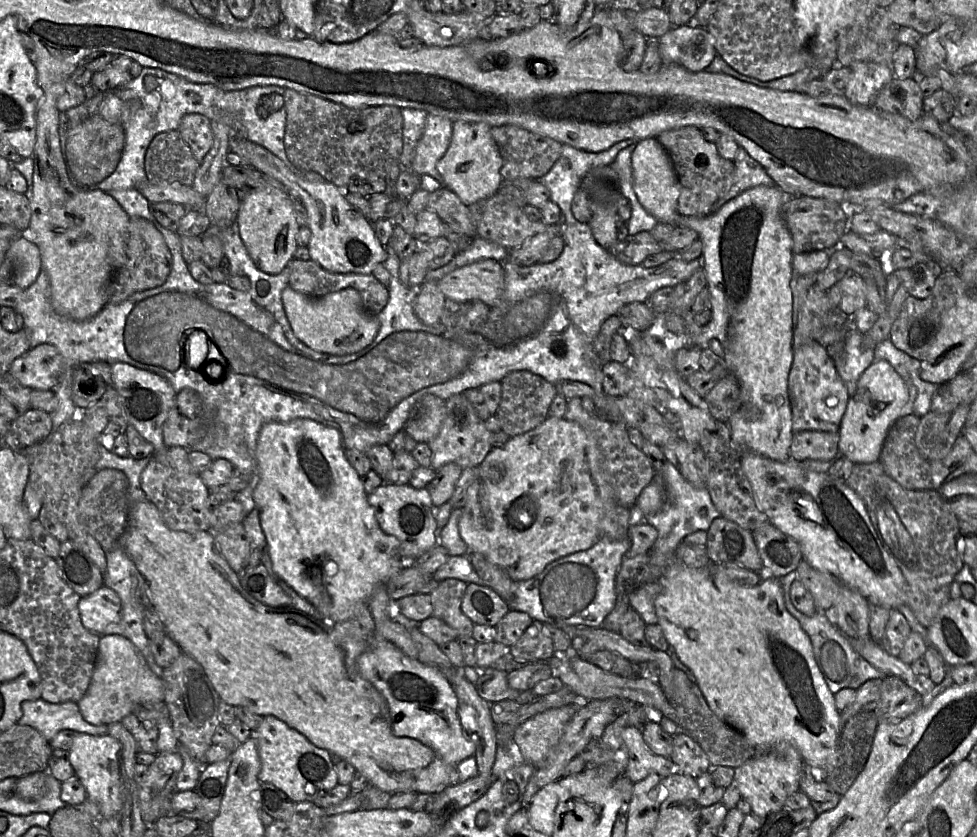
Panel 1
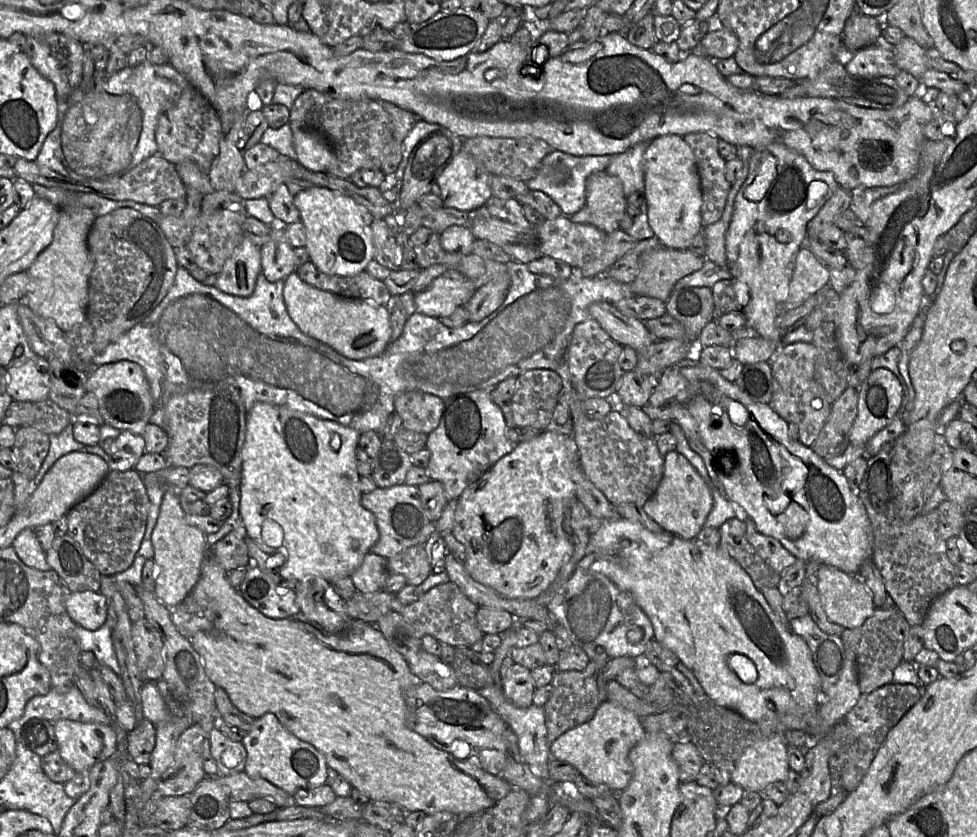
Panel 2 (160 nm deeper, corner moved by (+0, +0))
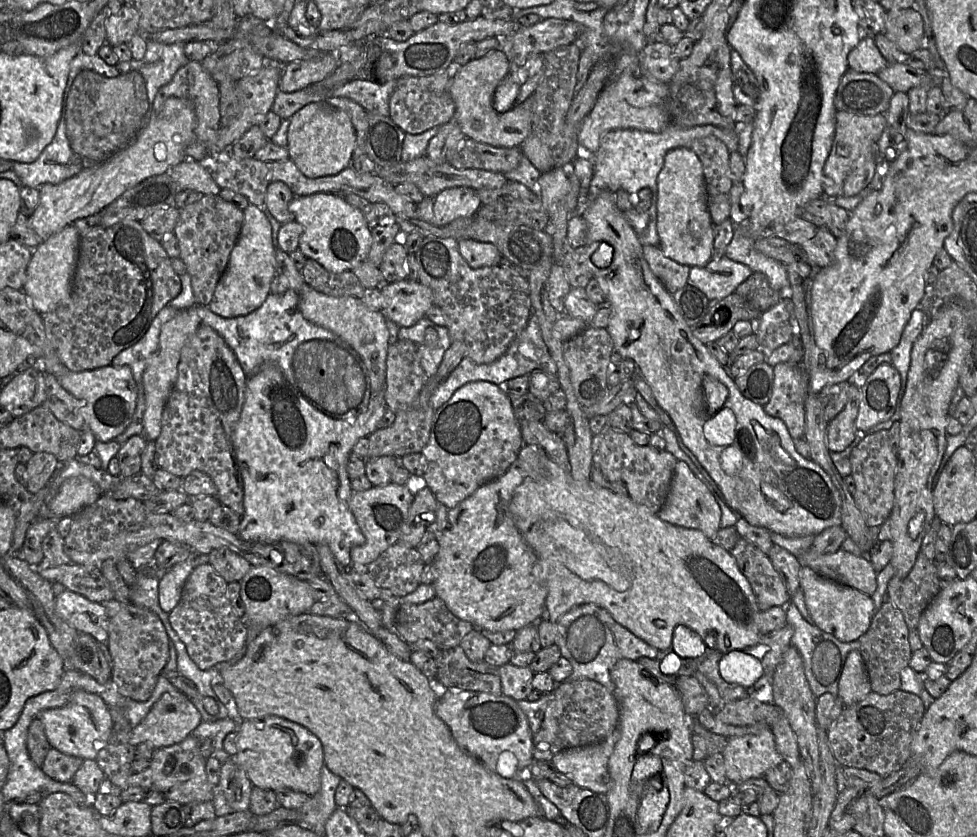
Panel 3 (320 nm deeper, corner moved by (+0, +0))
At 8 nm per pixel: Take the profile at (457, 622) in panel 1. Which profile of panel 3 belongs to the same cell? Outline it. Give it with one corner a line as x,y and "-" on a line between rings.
435,596
422,604
400,604
396,618
394,631
408,644
419,640
430,640
439,649
455,647
472,630
474,626
459,619
450,612
445,603

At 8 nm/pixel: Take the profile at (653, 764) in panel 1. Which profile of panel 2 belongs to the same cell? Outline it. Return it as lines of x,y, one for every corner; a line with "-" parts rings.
604,700
589,721
569,729
554,740
550,751
552,758
571,764
585,778
604,783
613,790
624,790
634,774
629,752
646,734
638,715
616,702

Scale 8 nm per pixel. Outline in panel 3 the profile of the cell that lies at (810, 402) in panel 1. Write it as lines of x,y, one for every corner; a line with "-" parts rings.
783,362
773,367
771,398
763,406
765,412
781,419
794,440
805,434
805,400
808,393
805,370
801,363

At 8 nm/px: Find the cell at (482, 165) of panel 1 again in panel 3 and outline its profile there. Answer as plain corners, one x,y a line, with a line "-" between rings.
468,187
448,188
434,198
433,225
444,226
458,218
472,217
482,205
477,190

